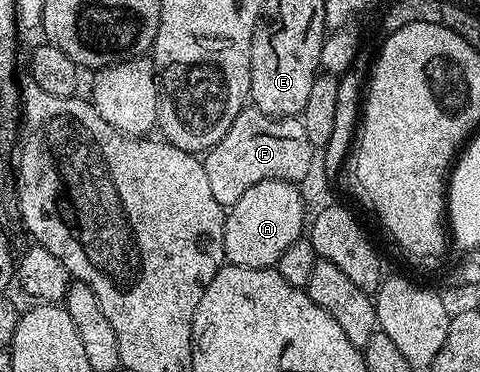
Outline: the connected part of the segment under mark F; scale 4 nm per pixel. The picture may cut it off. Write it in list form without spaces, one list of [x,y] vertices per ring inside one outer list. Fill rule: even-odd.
[[[247,107],[240,111],[240,115],[236,115],[236,123],[232,123],[232,127],[228,127],[228,135],[224,135],[224,139],[220,139],[220,143],[207,149],[204,154],[204,164],[208,171],[208,188],[216,198],[216,203],[220,203],[224,207],[235,205],[240,199],[240,195],[244,195],[244,191],[248,191],[248,187],[256,187],[256,183],[265,181],[301,182],[300,179],[309,171],[310,164],[313,161],[315,164],[316,155],[314,159],[313,152],[315,153],[315,150],[298,117],[269,117],[264,115],[264,111]]]

